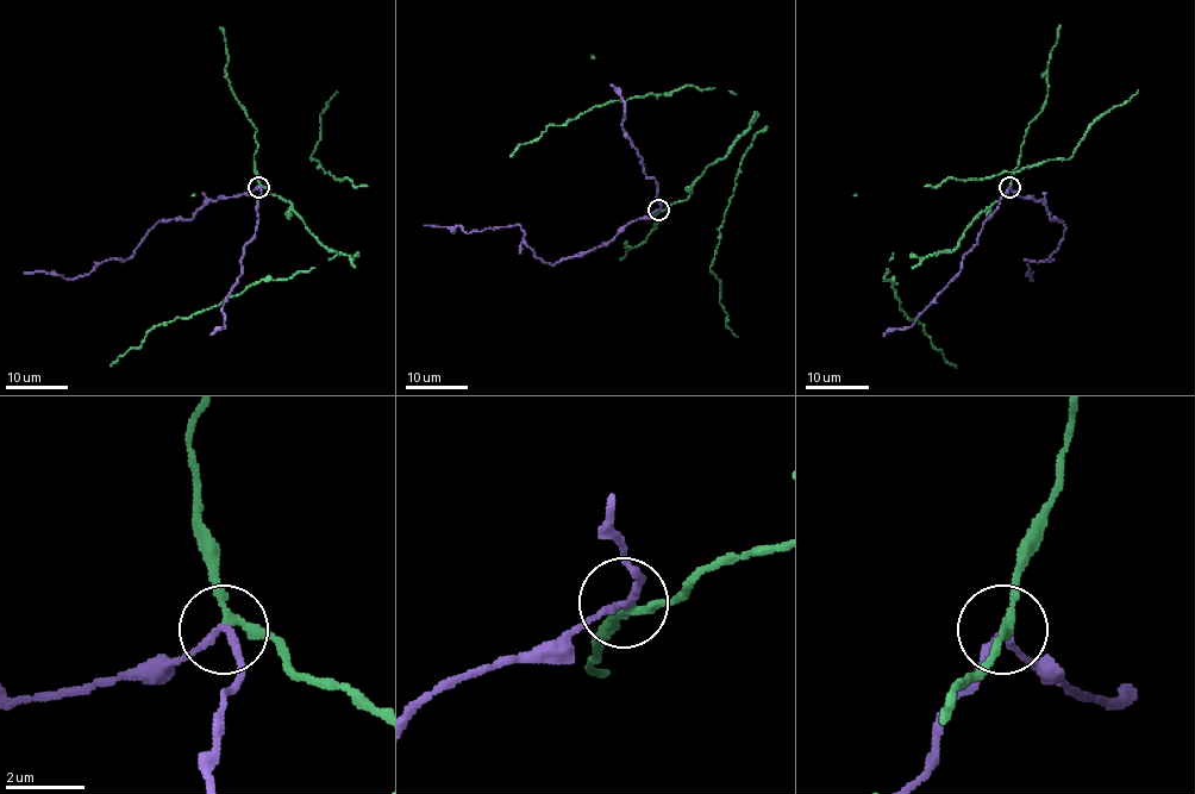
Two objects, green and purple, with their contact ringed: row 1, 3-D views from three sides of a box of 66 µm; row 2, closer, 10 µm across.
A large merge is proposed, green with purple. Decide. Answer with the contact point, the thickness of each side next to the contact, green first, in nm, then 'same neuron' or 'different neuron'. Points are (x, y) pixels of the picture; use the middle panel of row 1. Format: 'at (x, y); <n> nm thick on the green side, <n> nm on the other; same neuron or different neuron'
at (658, 210); 180 nm thick on the green side, 190 nm on the other; different neuron

